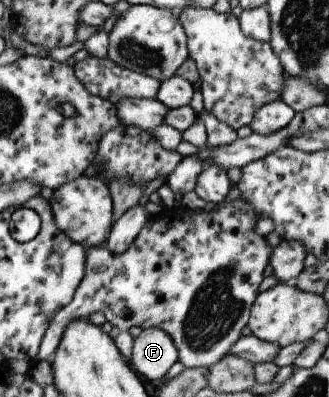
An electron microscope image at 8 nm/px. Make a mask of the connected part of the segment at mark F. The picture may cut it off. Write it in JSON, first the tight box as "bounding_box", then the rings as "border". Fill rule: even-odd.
{"bounding_box":[127,329,178,380],"border":[[[141,329],[133,339],[130,358],[127,360],[138,376],[147,380],[159,380],[175,361],[178,352],[171,337],[163,329]]]}

